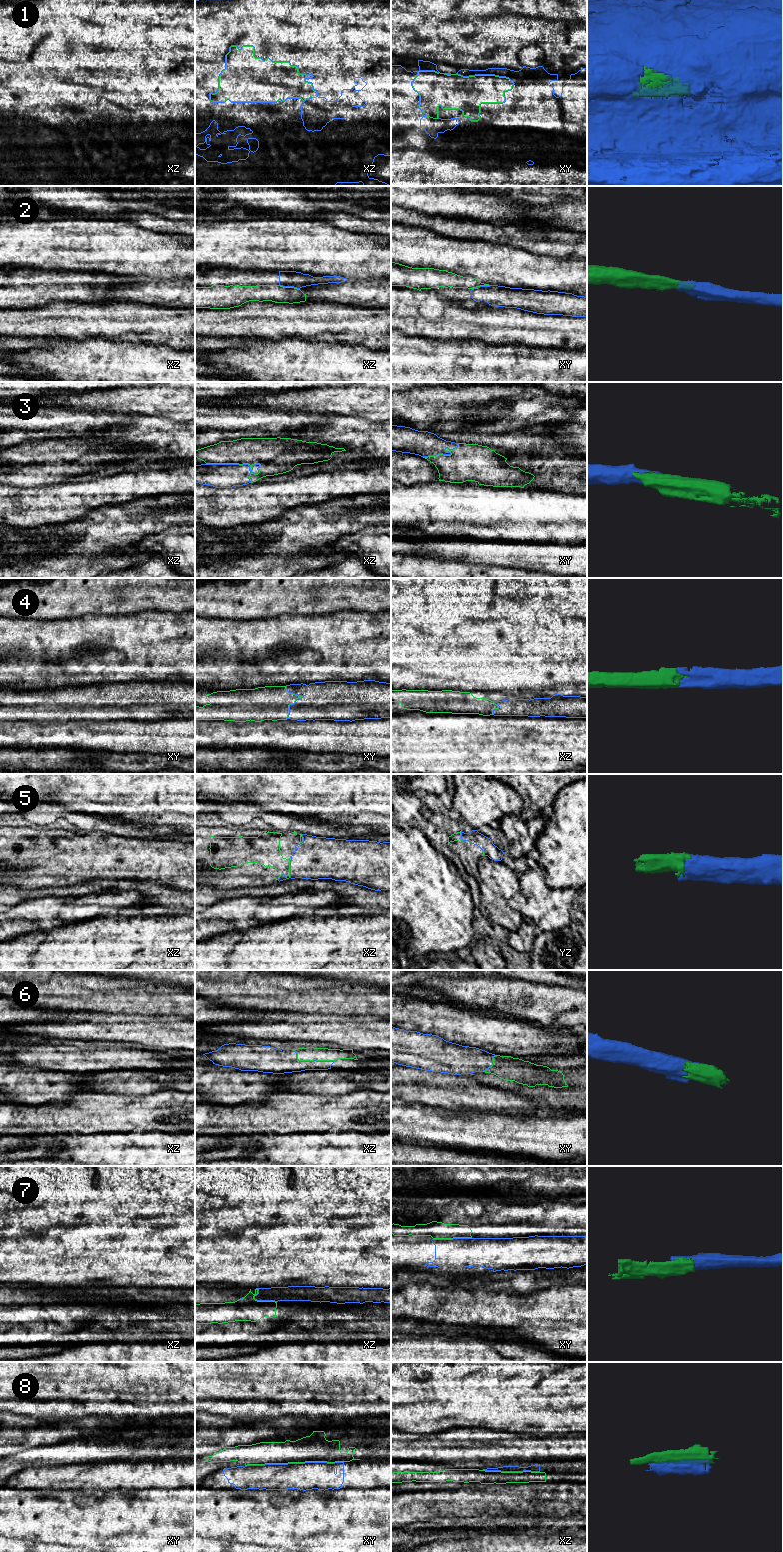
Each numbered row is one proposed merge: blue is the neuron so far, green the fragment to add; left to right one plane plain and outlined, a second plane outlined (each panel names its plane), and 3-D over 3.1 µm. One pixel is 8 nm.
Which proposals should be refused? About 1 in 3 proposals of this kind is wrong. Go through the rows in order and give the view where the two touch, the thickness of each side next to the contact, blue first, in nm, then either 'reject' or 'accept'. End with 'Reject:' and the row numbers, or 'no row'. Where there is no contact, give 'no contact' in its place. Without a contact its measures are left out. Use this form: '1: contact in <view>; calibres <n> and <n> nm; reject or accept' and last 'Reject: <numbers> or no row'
1: contact in xz; calibres 420 and 360 nm; accept
2: contact in xz; calibres 130 and 140 nm; accept
3: contact in xz; calibres 190 and 220 nm; accept
4: contact in xy; calibres 300 and 280 nm; accept
5: contact in xz; calibres 340 and 220 nm; accept
6: contact in xz; calibres 190 and 110 nm; accept
7: contact in xy; calibres 240 and 140 nm; reject
8: contact in xy; calibres 220 and 220 nm; reject
Reject: 7, 8

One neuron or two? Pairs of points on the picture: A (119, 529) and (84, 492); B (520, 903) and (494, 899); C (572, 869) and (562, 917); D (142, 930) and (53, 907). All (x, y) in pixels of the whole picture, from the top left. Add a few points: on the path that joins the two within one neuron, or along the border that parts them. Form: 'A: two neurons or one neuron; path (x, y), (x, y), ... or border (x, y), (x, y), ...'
A: two neurons; border (122, 503), (92, 509), (77, 517)
B: two neurons; border (517, 879), (518, 889), (508, 905), (523, 917)
C: two neurons; border (545, 882), (554, 888), (574, 888), (576, 890)
D: two neurons; border (106, 913), (85, 920)

